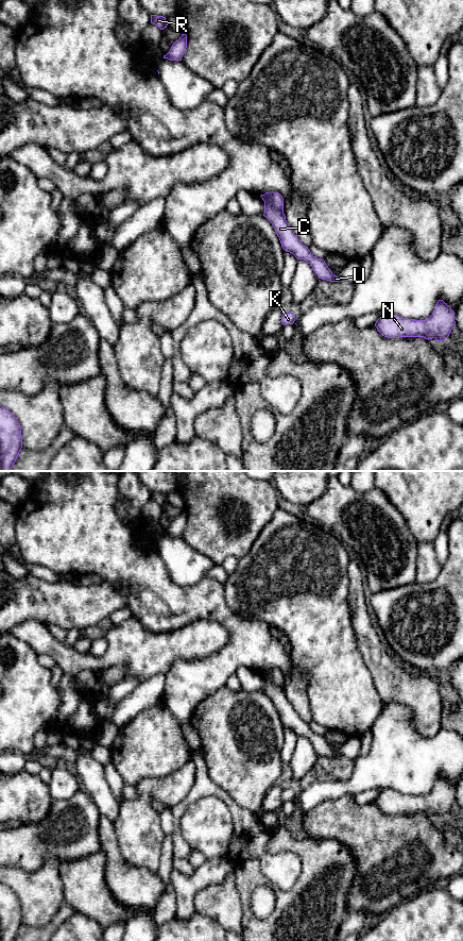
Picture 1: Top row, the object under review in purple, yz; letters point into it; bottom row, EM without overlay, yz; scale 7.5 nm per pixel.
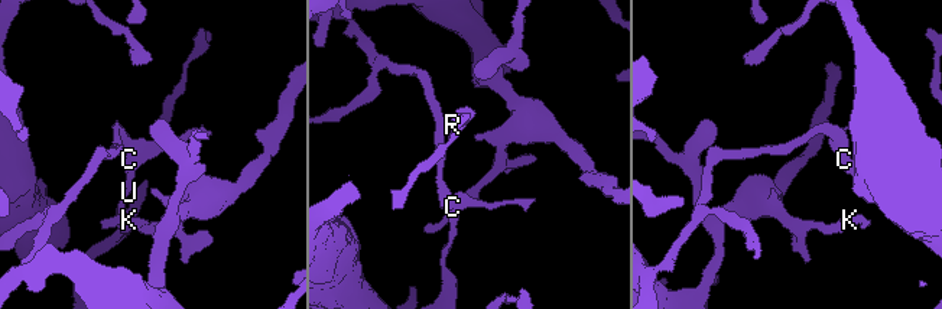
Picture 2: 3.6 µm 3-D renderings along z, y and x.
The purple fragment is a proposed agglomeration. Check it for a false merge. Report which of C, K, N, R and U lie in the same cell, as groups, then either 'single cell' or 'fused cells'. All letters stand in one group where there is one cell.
groups C N U / K R; fused cells

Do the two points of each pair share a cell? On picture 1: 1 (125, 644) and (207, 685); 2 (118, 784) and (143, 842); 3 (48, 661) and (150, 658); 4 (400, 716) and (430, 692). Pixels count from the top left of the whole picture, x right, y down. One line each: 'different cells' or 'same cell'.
1: different cells
2: different cells
3: different cells
4: different cells

